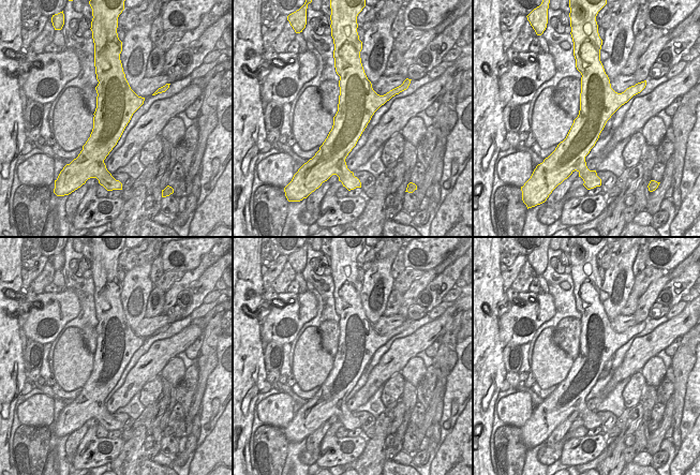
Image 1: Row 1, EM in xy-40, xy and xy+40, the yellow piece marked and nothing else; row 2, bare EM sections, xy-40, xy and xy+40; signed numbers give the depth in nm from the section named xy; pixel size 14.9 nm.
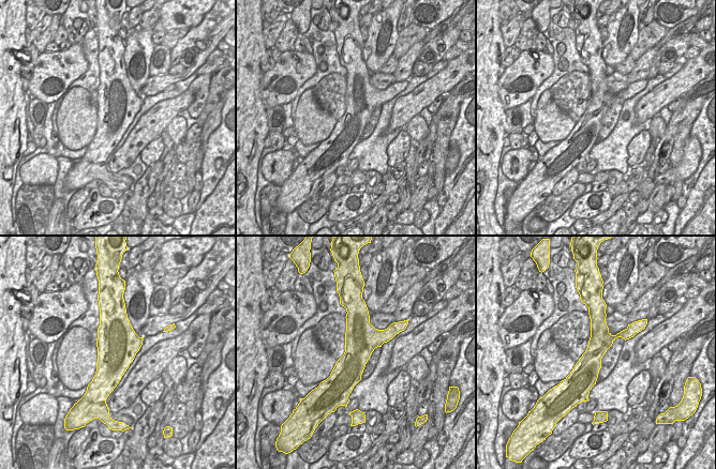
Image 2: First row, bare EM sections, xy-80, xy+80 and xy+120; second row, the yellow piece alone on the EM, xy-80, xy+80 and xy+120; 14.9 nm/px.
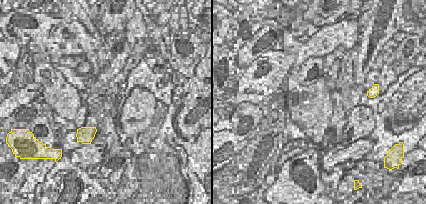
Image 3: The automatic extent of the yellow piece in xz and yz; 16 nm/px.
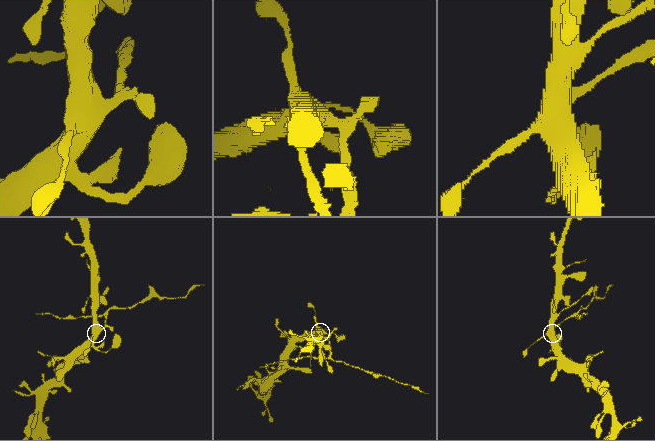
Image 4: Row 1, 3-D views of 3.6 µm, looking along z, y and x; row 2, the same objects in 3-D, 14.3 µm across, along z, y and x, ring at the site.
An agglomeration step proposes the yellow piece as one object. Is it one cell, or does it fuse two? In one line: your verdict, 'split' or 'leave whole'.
split

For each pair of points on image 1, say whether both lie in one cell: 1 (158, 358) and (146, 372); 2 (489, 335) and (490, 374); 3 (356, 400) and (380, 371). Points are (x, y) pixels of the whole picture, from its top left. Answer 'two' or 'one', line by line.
1: one
2: one
3: one

